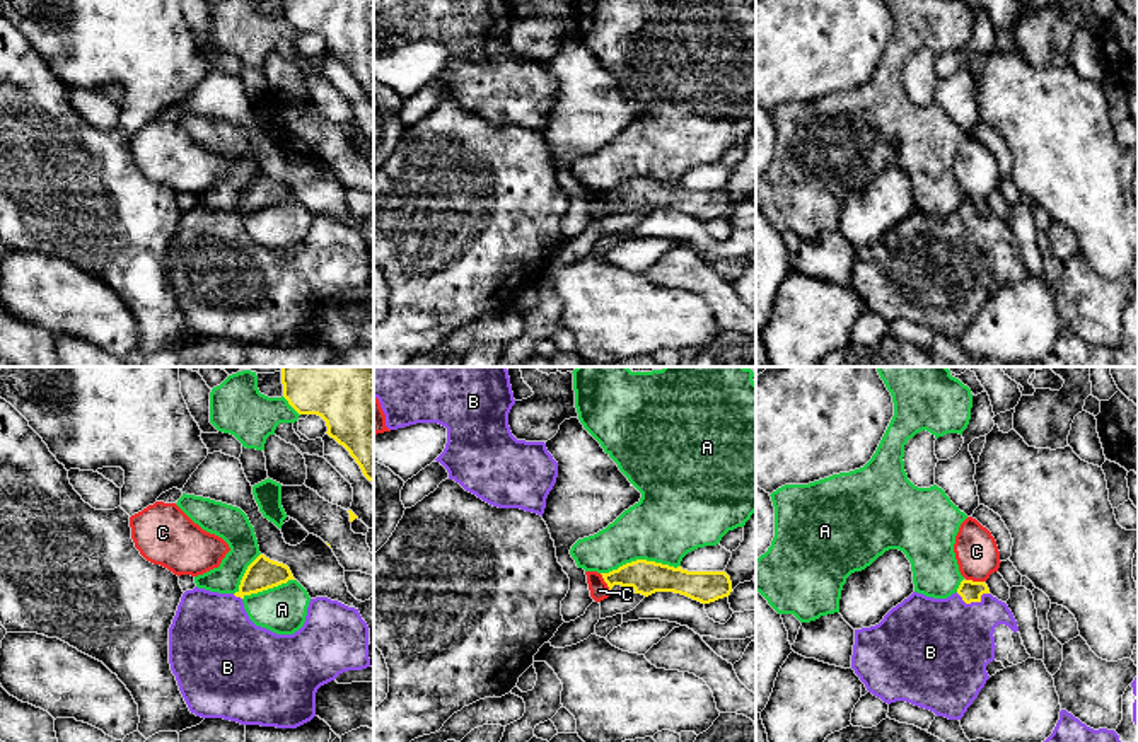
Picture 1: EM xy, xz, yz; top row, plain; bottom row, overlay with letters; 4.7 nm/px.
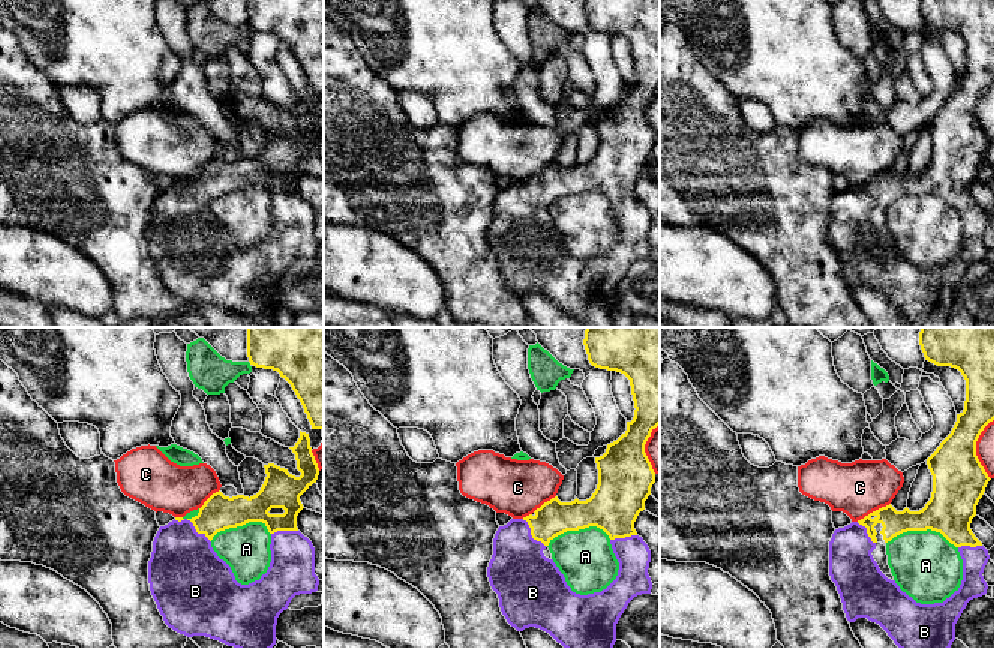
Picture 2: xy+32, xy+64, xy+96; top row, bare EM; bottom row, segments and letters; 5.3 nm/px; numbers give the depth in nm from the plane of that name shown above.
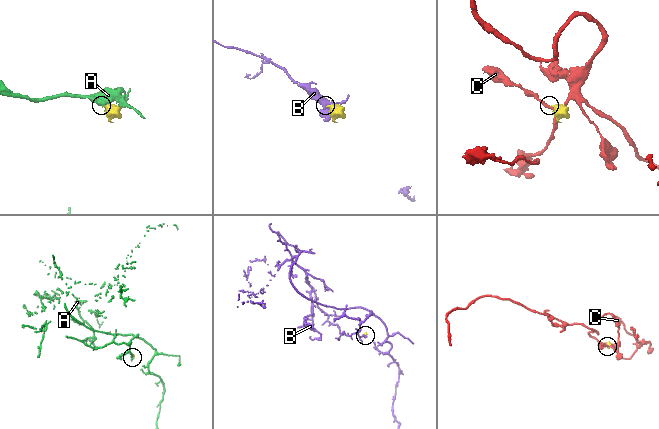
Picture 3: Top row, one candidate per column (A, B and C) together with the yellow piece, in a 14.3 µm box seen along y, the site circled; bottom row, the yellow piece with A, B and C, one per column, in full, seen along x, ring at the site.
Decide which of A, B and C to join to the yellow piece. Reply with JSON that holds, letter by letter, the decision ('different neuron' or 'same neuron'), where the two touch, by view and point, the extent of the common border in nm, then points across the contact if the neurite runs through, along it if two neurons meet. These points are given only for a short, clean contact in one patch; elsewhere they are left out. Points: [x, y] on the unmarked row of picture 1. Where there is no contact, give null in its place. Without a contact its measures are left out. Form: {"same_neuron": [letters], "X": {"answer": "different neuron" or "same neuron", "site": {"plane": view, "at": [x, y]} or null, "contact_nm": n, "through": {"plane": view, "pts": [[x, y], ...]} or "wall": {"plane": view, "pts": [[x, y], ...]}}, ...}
{"same_neuron": ["B"], "A": {"answer": "different neuron", "site": {"plane": "xz", "at": [640, 178]}, "contact_nm": 380}, "B": {"answer": "same neuron", "site": {"plane": "yz", "at": [973, 219]}, "contact_nm": 160}, "C": {"answer": "different neuron", "site": {"plane": "xz", "at": [606, 200]}, "contact_nm": 120}}

